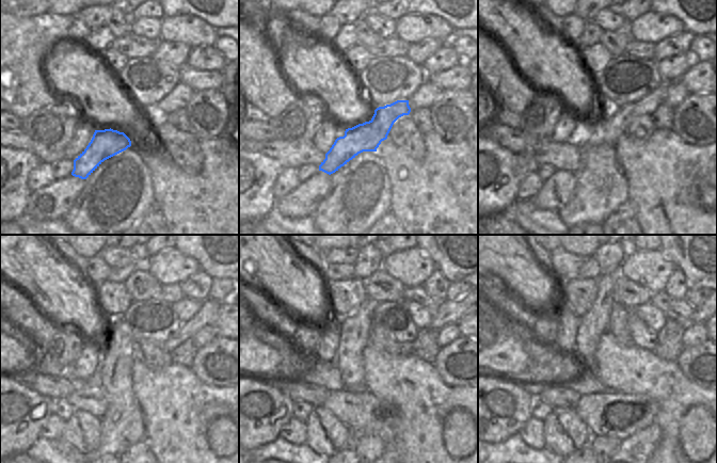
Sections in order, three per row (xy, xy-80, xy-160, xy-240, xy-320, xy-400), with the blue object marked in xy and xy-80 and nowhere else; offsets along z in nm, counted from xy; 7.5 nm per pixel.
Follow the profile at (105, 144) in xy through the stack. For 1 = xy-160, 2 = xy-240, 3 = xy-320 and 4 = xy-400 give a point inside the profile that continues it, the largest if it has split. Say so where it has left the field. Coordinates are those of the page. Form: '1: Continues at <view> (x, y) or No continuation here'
1: Continues at xy-160 (612, 125)
2: Continues at xy-240 (208, 313)
3: Continues at xy-320 (449, 312)
4: Continues at xy-400 (695, 317)

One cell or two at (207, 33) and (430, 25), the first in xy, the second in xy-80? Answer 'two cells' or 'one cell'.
one cell

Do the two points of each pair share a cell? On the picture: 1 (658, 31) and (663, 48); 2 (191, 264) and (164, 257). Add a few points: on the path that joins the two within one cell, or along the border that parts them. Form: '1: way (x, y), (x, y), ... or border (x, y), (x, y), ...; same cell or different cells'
1: border (684, 30), (668, 35), (654, 45); different cells
2: way (185, 264), (171, 264); same cell

